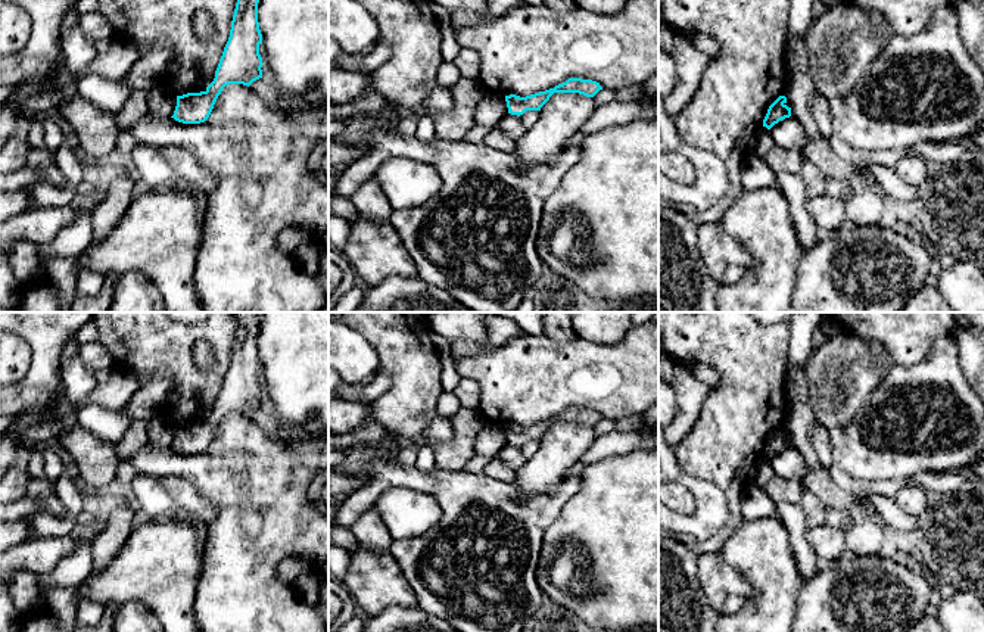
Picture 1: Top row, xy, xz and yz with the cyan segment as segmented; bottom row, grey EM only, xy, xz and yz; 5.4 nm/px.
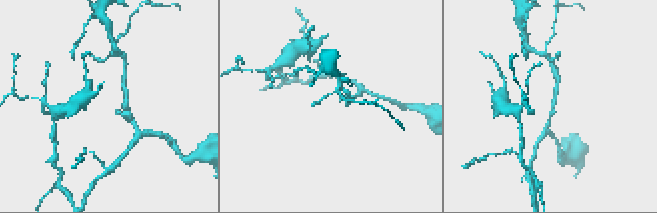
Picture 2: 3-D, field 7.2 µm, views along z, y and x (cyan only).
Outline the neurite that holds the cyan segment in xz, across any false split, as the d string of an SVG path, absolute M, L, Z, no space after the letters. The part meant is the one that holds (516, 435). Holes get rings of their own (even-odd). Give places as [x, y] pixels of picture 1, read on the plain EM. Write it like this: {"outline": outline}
{"outline": "M569 408L566 412L555 415L554 418L539 421L526 427L516 424L505 426L508 443L523 445L526 440L541 440L541 438L549 430L554 423L579 423L586 427L594 427L602 417L600 412L582 408Z"}

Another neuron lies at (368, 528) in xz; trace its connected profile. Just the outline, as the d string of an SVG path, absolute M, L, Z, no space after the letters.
M373 505L358 516L358 519L351 526L351 530L365 548L377 552L390 551L393 536L379 514L374 511Z

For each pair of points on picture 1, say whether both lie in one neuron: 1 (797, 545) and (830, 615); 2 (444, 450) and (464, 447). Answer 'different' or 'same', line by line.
1: different
2: same

